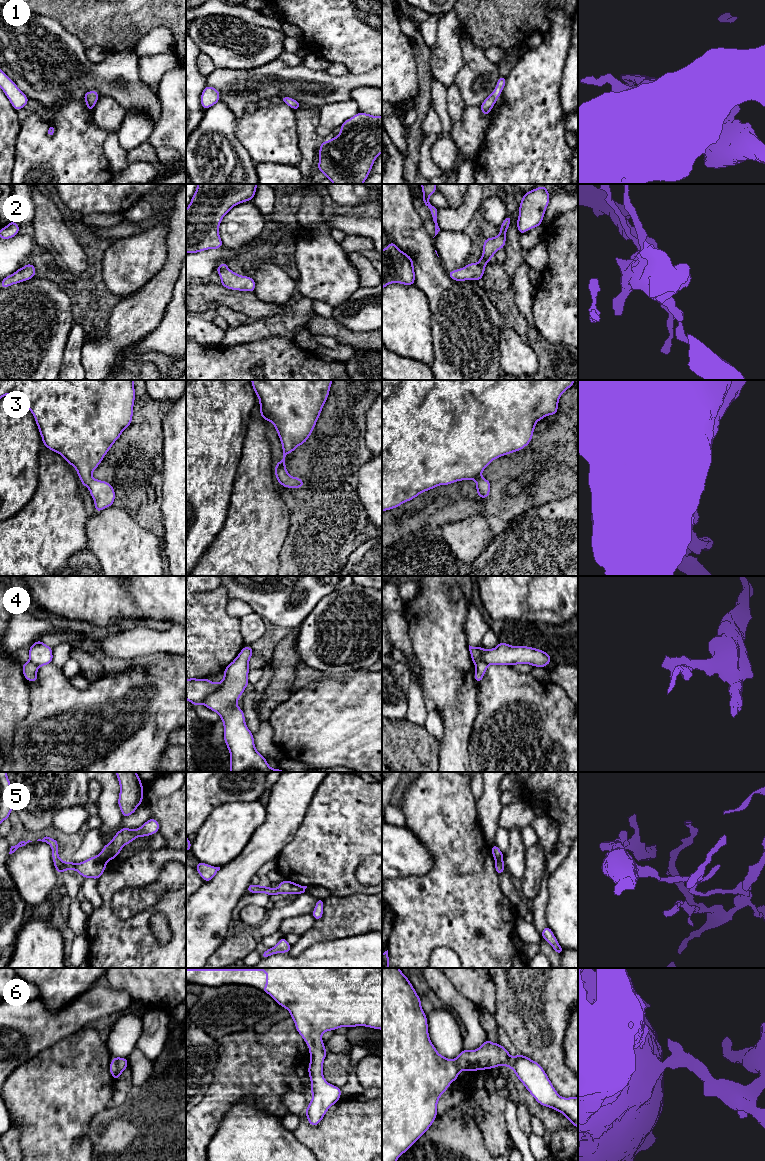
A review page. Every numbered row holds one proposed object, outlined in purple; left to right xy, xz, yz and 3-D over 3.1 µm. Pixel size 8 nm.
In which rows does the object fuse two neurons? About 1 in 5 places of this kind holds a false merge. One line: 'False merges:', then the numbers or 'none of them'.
False merges: 4, 5

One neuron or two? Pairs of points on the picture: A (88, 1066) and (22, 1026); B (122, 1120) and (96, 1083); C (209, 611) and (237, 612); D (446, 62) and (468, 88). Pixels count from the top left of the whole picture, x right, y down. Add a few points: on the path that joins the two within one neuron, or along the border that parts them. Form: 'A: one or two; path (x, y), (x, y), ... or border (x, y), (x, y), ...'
A: two; border (74, 1034), (58, 1040), (33, 1057)
B: two; border (107, 1106), (100, 1110), (90, 1122)
C: two; border (228, 599), (226, 611), (231, 616), (239, 619)
D: two; border (462, 51), (463, 67), (453, 82)

